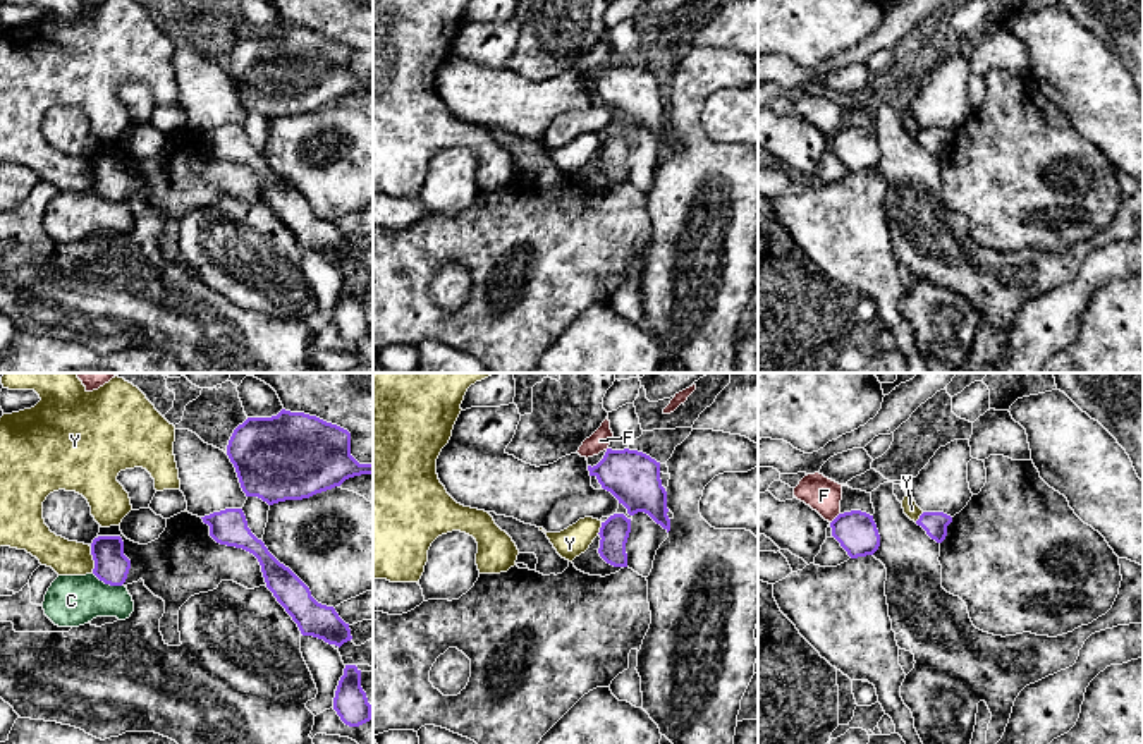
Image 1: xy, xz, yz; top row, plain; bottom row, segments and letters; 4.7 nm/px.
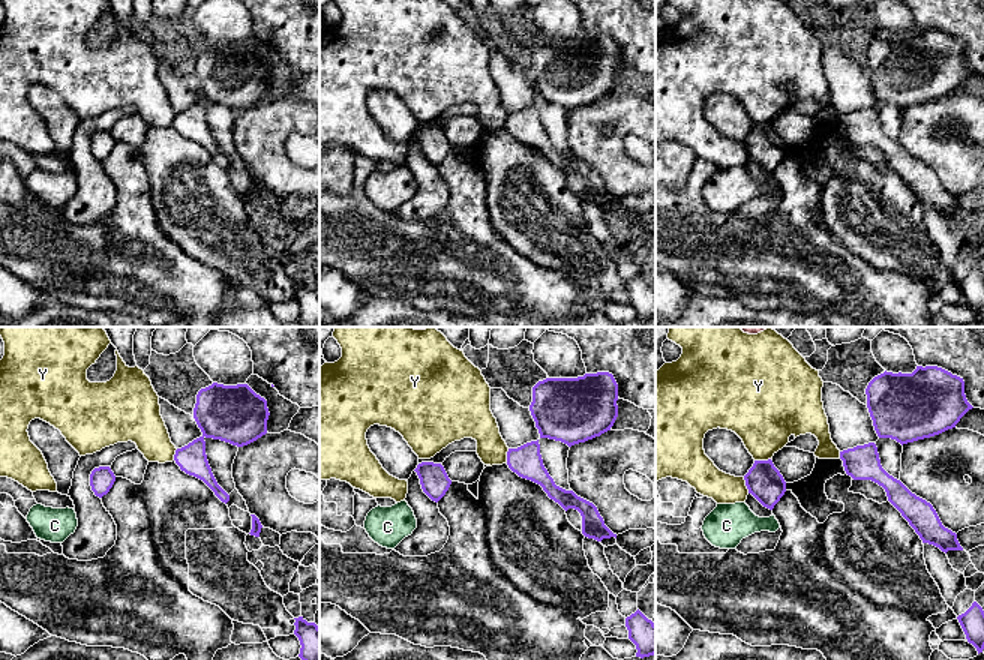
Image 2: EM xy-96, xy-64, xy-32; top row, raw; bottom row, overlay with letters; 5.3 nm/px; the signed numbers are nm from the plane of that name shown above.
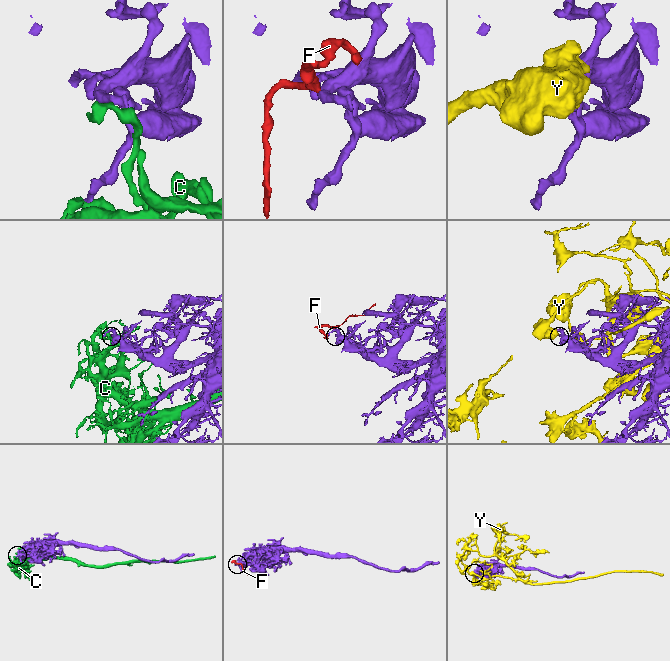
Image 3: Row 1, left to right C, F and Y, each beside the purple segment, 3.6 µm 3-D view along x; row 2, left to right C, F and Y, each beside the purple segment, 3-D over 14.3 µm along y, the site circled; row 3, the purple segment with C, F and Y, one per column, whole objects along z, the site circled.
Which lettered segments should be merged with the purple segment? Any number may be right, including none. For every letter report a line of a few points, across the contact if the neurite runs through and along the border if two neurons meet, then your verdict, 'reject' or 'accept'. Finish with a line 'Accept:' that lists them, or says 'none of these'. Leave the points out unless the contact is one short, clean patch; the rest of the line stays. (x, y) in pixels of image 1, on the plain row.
C: line xy (93, 188), (105, 198), (121, 201); reject
F: line yz (839, 128), (831, 138); reject
Y: reject
Accept: none of these

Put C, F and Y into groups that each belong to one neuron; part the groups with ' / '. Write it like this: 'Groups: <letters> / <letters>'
Groups: C / F / Y

